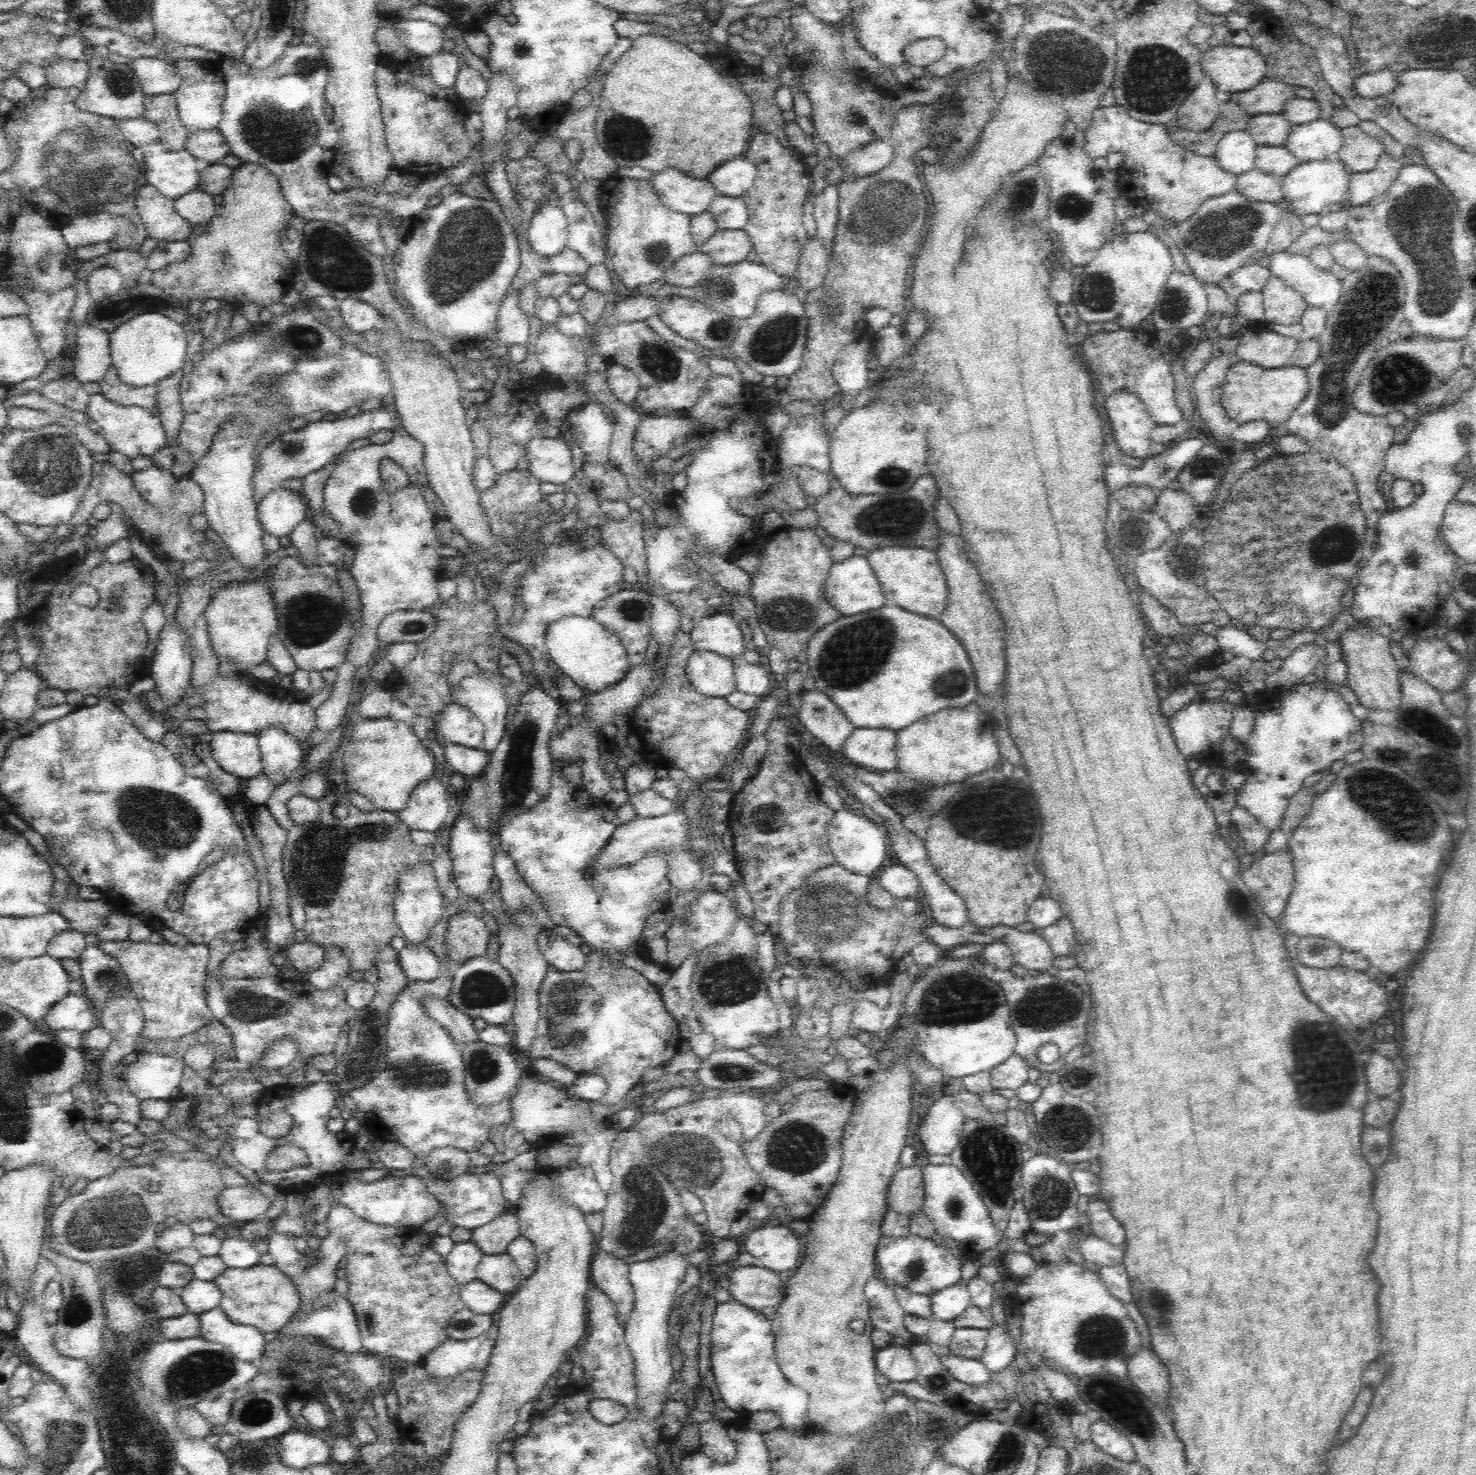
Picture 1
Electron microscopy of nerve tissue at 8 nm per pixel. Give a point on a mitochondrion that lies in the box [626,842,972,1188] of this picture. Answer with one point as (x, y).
(827, 911)

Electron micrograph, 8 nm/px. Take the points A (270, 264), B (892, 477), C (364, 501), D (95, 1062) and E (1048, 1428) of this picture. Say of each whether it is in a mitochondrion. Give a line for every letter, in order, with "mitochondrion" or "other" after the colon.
A: other
B: mitochondrion
C: mitochondrion
D: other
E: other

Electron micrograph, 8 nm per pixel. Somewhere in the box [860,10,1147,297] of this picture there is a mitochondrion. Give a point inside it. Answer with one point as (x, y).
(1082, 78)

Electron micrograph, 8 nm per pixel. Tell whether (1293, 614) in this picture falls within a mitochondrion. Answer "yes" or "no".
no

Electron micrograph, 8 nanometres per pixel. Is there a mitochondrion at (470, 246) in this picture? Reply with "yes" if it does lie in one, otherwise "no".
yes

